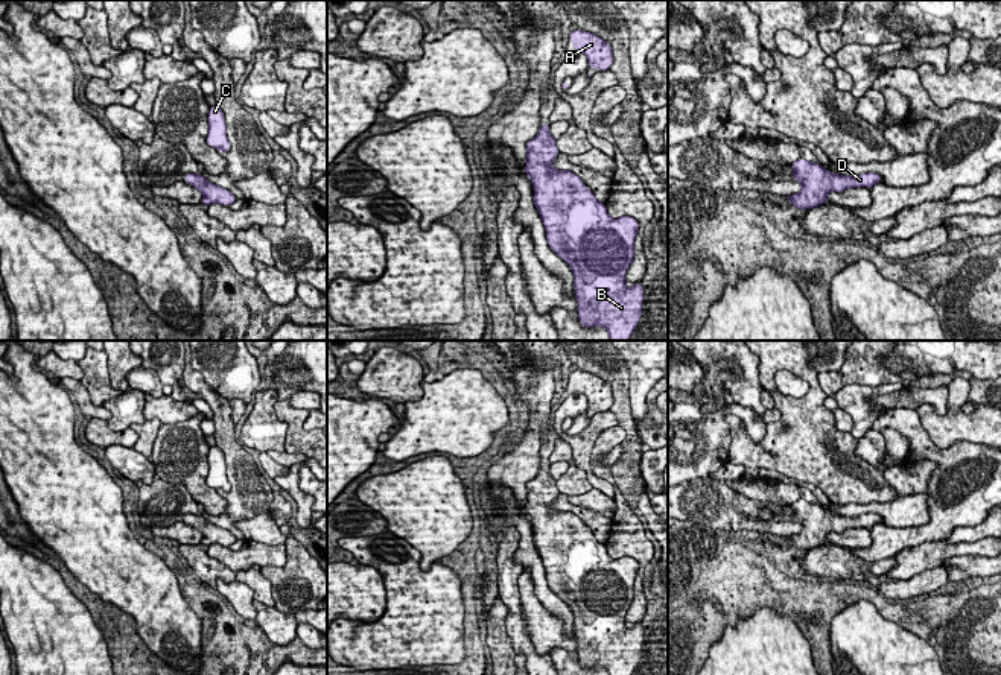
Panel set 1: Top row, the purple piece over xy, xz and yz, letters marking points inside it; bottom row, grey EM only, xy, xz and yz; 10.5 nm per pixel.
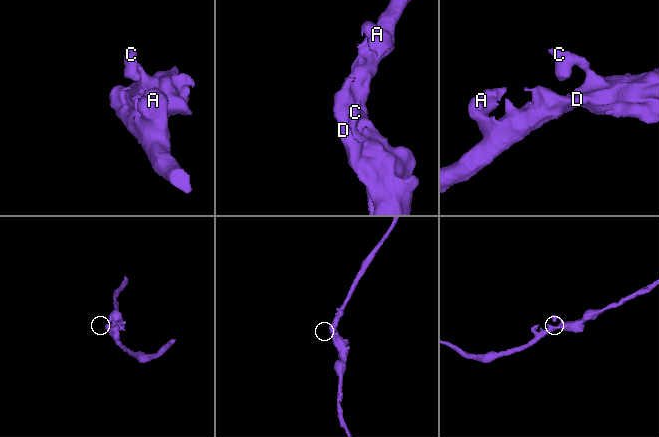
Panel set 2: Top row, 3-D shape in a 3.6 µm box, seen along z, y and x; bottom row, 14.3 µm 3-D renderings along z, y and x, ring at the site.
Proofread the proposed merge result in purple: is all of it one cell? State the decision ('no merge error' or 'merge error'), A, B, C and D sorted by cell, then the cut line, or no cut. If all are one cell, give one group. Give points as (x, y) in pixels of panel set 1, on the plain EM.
no merge error; A B C D; no cut

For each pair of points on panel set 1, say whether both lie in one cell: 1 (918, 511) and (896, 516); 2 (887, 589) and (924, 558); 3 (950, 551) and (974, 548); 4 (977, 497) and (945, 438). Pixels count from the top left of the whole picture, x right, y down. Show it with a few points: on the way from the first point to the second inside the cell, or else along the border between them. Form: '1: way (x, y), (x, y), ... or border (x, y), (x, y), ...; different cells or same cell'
1: way (913, 511), (901, 513); same cell
2: border (934, 569), (907, 579), (886, 575); different cells
3: way (956, 549), (968, 548); same cell
4: border (921, 424), (939, 447), (957, 441), (985, 446); different cells

